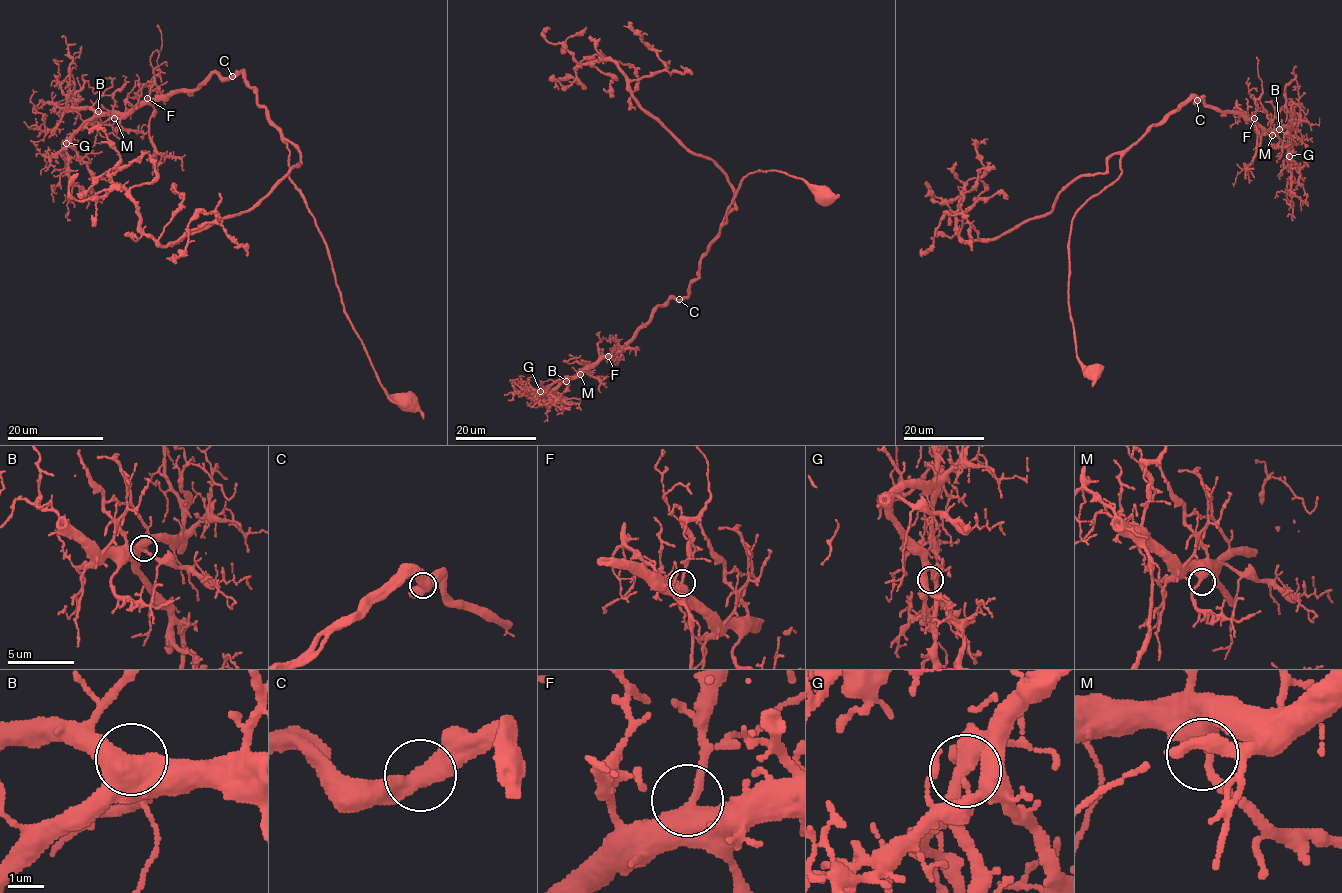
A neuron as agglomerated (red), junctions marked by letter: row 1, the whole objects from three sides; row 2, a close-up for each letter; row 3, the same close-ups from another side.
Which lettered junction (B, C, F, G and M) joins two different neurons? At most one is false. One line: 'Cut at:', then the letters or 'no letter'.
Cut at: no letter

